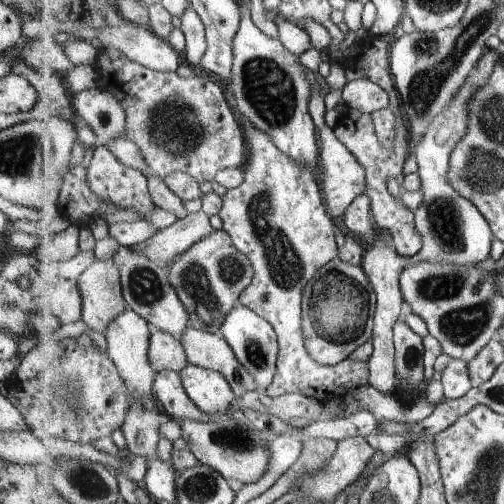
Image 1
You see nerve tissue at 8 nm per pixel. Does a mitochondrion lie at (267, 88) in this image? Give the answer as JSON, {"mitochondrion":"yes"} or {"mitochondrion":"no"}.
{"mitochondrion":"yes"}

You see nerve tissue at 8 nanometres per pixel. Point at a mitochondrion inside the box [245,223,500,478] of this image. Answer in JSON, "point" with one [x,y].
{"point":[463,324]}

